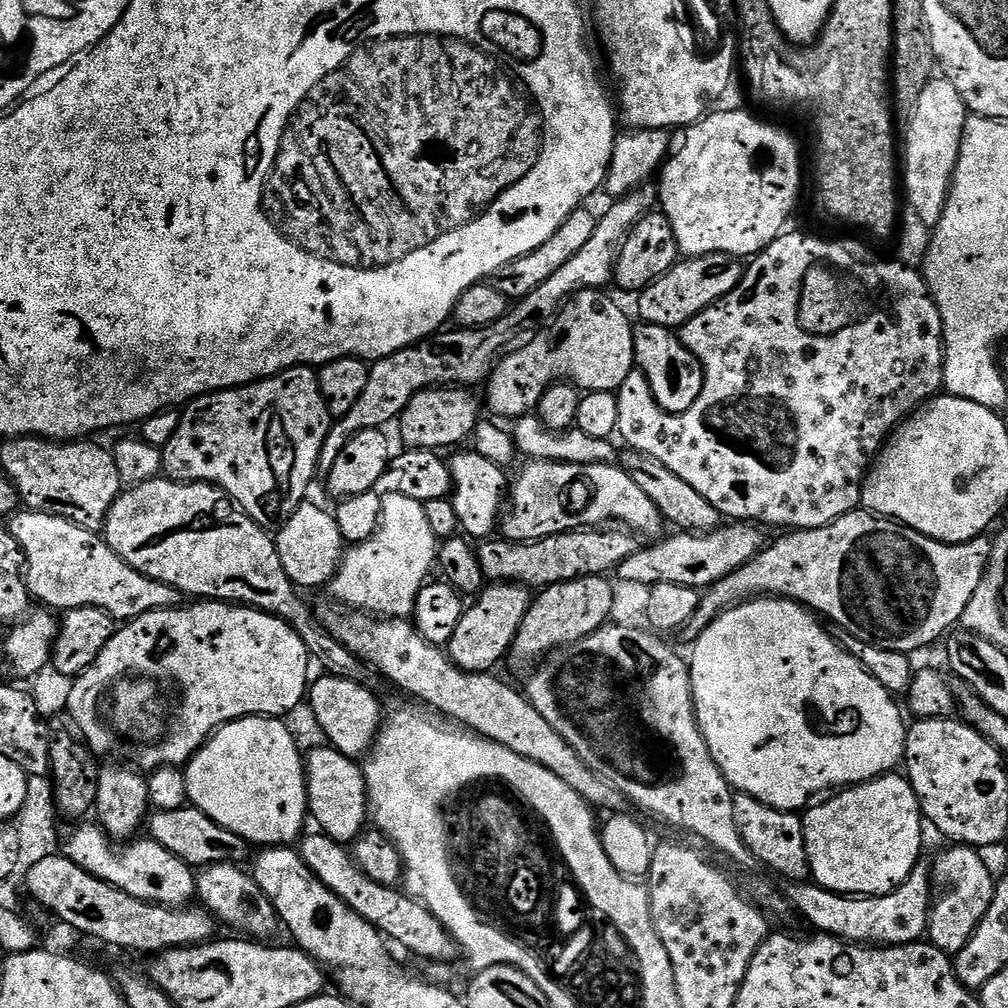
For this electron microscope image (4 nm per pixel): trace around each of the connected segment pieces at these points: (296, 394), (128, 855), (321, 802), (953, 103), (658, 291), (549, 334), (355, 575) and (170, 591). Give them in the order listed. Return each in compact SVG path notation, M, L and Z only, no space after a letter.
M297 366L295 368L287 368L285 372L279 372L276 376L265 376L263 380L255 380L253 384L243 384L241 388L225 388L218 392L209 392L207 396L198 396L191 401L180 412L180 421L178 422L178 430L174 430L174 438L170 438L170 442L166 442L166 446L162 450L164 457L163 475L169 480L176 480L180 484L214 484L221 488L241 512L259 524L265 530L279 529L281 524L285 524L290 518L290 514L294 514L294 510L298 510L298 506L305 503L308 487L312 484L312 479L318 476L316 467L318 466L318 458L322 454L322 442L326 442L326 434L330 427L330 417L328 415L328 407L322 398L322 390L320 389L320 377L311 367Z
M88 823L73 827L76 829L69 836L67 833L63 841L62 852L70 862L99 880L114 885L118 890L146 901L147 904L161 904L163 908L182 908L193 903L196 894L196 872L190 865L170 854L170 850L158 846L150 838L125 843L121 847L124 849L116 852L117 845L108 833L95 823Z
M323 746L307 753L304 775L308 777L308 811L320 827L317 829L340 844L351 845L365 831L364 815L370 812L366 803L368 782L364 779L363 767L353 757L343 756L337 748Z
M934 78L922 92L918 106L913 109L909 119L906 136L906 200L930 228L940 220L948 200L967 117L967 108L953 84L943 78Z
M710 254L681 259L666 274L662 274L639 293L640 317L645 324L683 329L699 312L718 302L744 277L745 261L738 256Z
M585 290L576 293L574 298L569 299L561 307L551 323L541 327L531 339L524 342L529 342L529 344L521 343L497 363L486 381L488 408L493 412L491 413L493 417L515 418L529 415L539 405L544 391L557 382L575 384L584 392L615 392L622 386L622 382L626 382L626 378L634 371L636 362L632 337L634 324L633 321L628 321L627 314L610 297L604 295L608 294L600 290Z
M391 490L383 493L384 501L382 502L382 518L380 519L380 525L378 530L372 535L370 539L361 544L349 547L344 553L343 560L340 561L340 569L336 571L336 577L333 578L330 585L330 591L341 600L341 605L347 606L352 610L359 610L367 612L376 618L408 618L415 613L416 610L416 599L420 593L420 589L424 587L426 581L429 579L428 571L433 571L434 565L438 560L438 541L436 535L430 530L430 521L426 518L426 510L424 509L423 503L415 501L414 498L408 498L404 494L394 492Z
M20 510L11 517L10 531L24 551L28 591L49 609L101 608L103 612L110 613L113 620L127 622L148 612L161 612L163 608L174 608L181 603L182 593L179 590L134 570L122 558L118 558L118 554L114 554L103 535L80 528L66 518L58 518L45 512Z

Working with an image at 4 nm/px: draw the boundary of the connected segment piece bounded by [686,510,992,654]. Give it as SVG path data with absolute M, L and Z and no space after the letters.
M867 510L851 512L821 528L792 530L781 536L784 536L781 540L773 544L771 541L753 560L734 570L734 574L726 574L726 578L701 595L698 610L686 626L687 631L702 633L723 612L747 604L749 600L783 598L795 600L813 613L821 612L840 627L841 633L854 634L854 638L862 638L862 642L870 642L882 650L915 654L919 648L934 643L940 635L951 633L963 621L974 590L978 590L978 582L982 582L992 549L992 541L987 535L967 540L965 544L944 544Z

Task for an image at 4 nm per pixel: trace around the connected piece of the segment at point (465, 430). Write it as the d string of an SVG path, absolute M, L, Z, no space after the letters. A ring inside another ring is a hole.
M437 386L419 392L400 415L398 427L400 436L409 449L443 450L451 444L460 444L475 433L477 424L482 419L480 408L471 396L471 391L461 390L456 386Z

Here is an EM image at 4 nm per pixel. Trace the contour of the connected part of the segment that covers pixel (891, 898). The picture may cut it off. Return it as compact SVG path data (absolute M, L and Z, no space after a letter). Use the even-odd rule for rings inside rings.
M917 866L902 886L885 896L842 896L828 892L815 882L788 882L783 886L784 899L816 927L813 929L817 933L865 946L917 943L928 931L928 918L934 903L934 883L929 869L924 866Z

